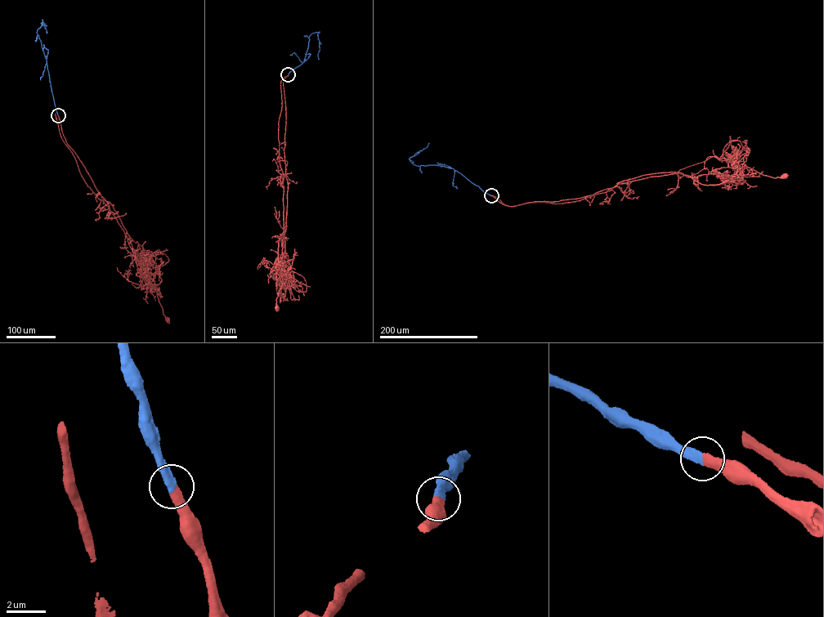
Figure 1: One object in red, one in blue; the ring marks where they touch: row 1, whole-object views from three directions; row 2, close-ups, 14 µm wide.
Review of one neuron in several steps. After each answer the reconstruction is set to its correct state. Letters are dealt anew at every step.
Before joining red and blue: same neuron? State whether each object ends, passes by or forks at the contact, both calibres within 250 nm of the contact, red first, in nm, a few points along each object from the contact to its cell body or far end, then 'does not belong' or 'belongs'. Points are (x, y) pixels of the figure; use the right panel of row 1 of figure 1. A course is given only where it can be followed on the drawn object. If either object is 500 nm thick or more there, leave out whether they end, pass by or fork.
red ends | blue ends | 440/440 nm | red via (491, 195), (511, 206), (558, 201), (671, 172), (716, 185), (745, 166), (785, 176) | blue via (491, 195), (452, 168), (412, 163), (409, 158), (429, 143) | belongs

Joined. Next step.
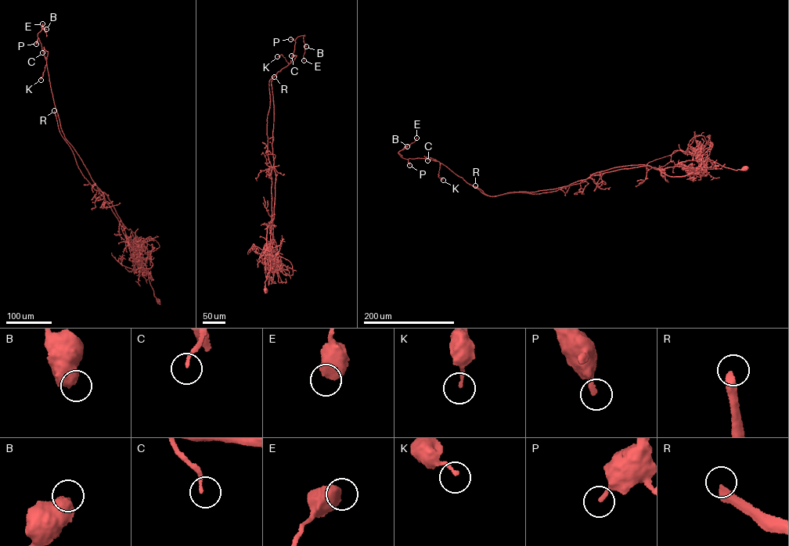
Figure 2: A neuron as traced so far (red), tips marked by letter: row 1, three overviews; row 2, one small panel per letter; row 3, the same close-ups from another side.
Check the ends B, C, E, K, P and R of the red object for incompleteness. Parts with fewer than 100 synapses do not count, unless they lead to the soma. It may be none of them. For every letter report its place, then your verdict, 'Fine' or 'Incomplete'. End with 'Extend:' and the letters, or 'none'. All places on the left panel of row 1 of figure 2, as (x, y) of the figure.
B: Place: (46, 29). Fine
C: Place: (42, 52). Fine
E: Place: (42, 23). Fine
K: Place: (41, 80). Fine
P: Place: (36, 44). Fine
R: Place: (54, 110). Incomplete
Extend: R

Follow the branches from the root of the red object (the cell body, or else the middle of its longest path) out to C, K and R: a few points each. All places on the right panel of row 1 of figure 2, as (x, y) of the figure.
C: (745, 168), (708, 159), (674, 177), (629, 165), (556, 188), (491, 196), (427, 160)
K: (745, 168), (708, 159), (674, 177), (629, 165), (556, 188), (493, 196), (440, 163), (443, 180)
R: (745, 168), (708, 159), (683, 176), (642, 167), (538, 194), (491, 196), (475, 185)

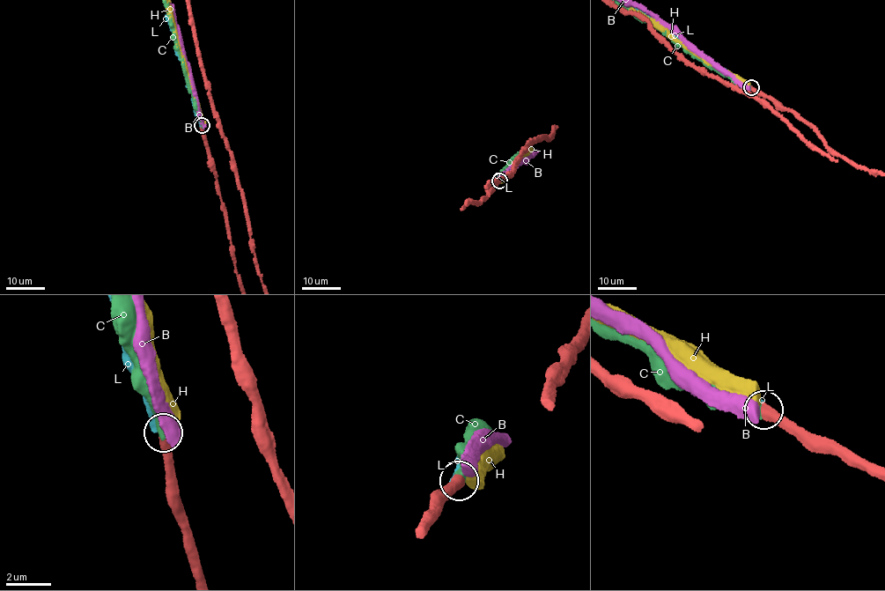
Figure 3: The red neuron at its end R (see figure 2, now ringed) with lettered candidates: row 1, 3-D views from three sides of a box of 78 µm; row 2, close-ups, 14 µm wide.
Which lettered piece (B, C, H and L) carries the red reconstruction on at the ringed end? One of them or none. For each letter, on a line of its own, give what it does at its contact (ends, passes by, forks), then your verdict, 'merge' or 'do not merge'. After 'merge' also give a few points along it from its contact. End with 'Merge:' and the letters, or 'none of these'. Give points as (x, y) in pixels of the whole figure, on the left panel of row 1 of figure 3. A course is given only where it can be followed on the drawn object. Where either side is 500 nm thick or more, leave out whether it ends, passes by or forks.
B: do not merge
C: it ends | merge
H: do not merge
L: it ends | do not merge
Merge: C

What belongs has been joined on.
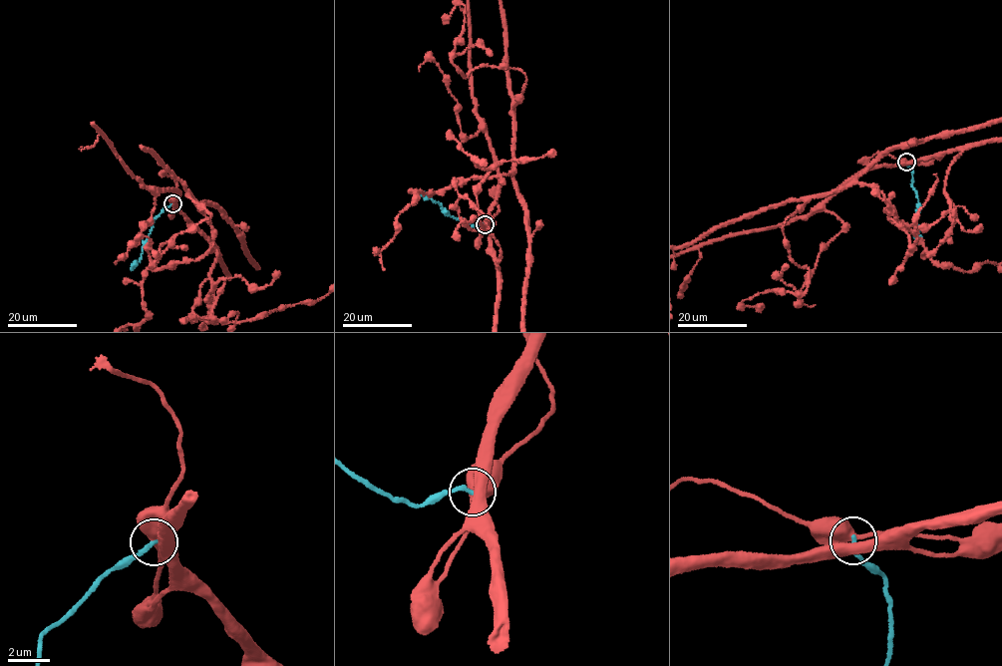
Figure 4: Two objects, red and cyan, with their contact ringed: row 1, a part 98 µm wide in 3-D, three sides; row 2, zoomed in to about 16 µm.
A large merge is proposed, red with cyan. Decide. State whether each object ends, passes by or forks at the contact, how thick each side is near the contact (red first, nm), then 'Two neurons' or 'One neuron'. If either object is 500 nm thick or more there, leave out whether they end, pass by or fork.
Thickness 550 nm (red) against 240 nm. Two neurons

